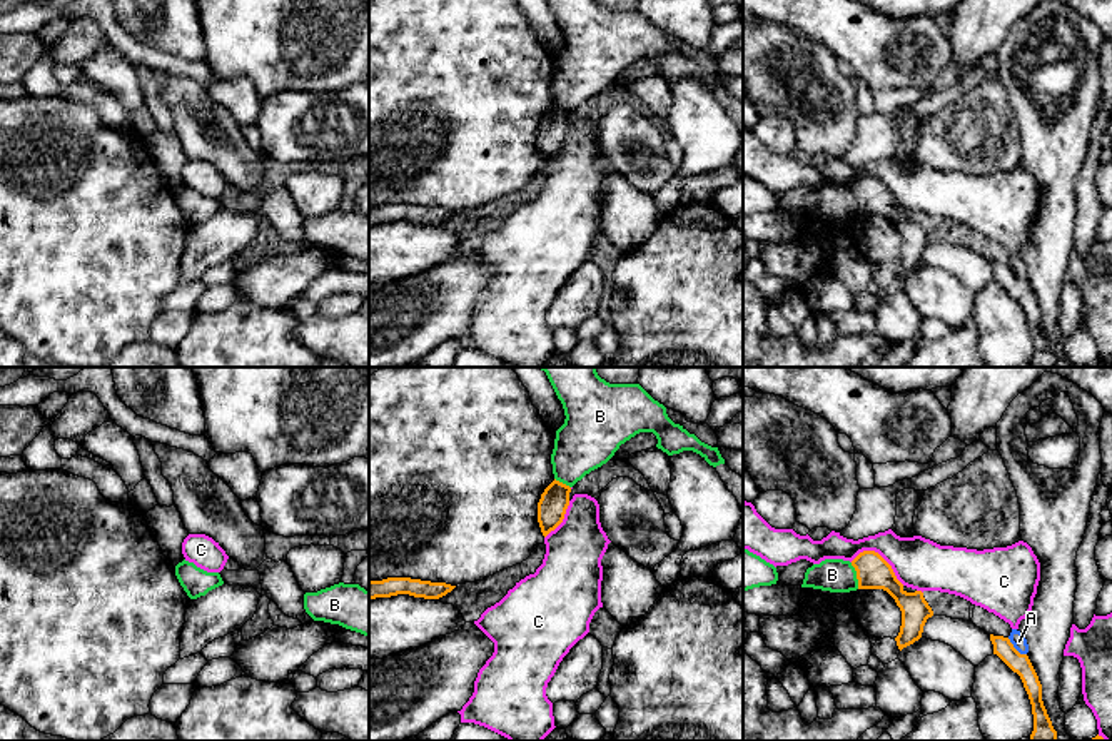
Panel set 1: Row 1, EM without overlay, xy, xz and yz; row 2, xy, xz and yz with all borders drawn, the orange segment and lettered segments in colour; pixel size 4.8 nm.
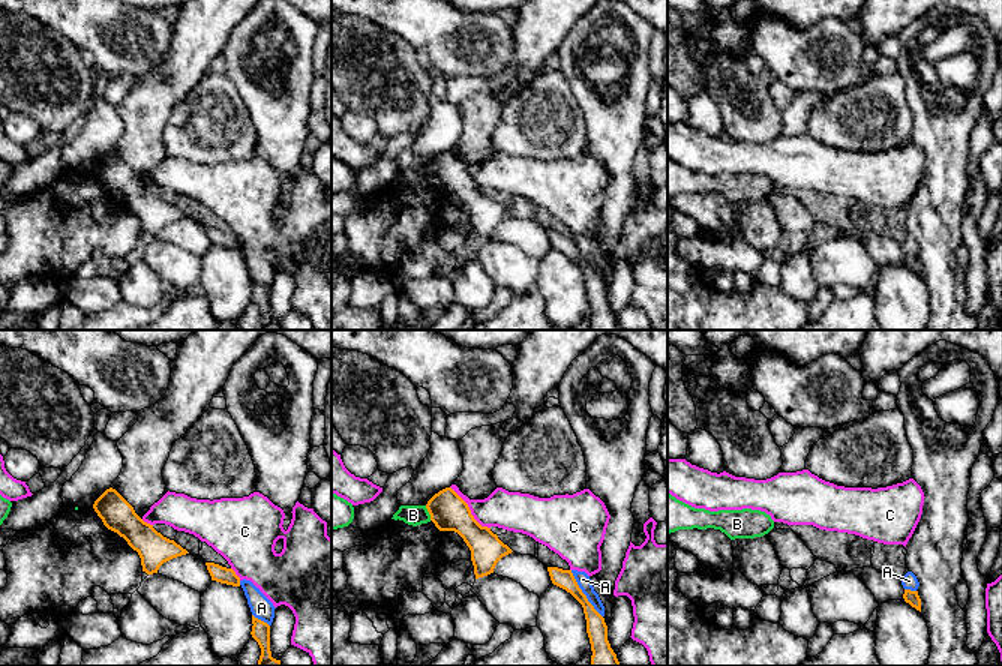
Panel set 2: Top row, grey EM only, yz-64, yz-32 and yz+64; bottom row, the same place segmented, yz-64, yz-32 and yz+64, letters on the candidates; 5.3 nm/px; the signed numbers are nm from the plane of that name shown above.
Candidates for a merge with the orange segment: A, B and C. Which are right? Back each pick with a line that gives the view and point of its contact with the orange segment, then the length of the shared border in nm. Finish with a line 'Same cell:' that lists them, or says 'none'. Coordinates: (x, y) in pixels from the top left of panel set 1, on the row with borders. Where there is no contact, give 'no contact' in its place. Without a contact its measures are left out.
B: meets orange in yz at (857, 576); contact 130 nm long
Same cell: B

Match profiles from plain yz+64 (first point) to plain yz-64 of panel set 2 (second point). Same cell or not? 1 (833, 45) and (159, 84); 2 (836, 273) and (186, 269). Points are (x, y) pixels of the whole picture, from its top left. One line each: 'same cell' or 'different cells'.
1: different cells
2: same cell

